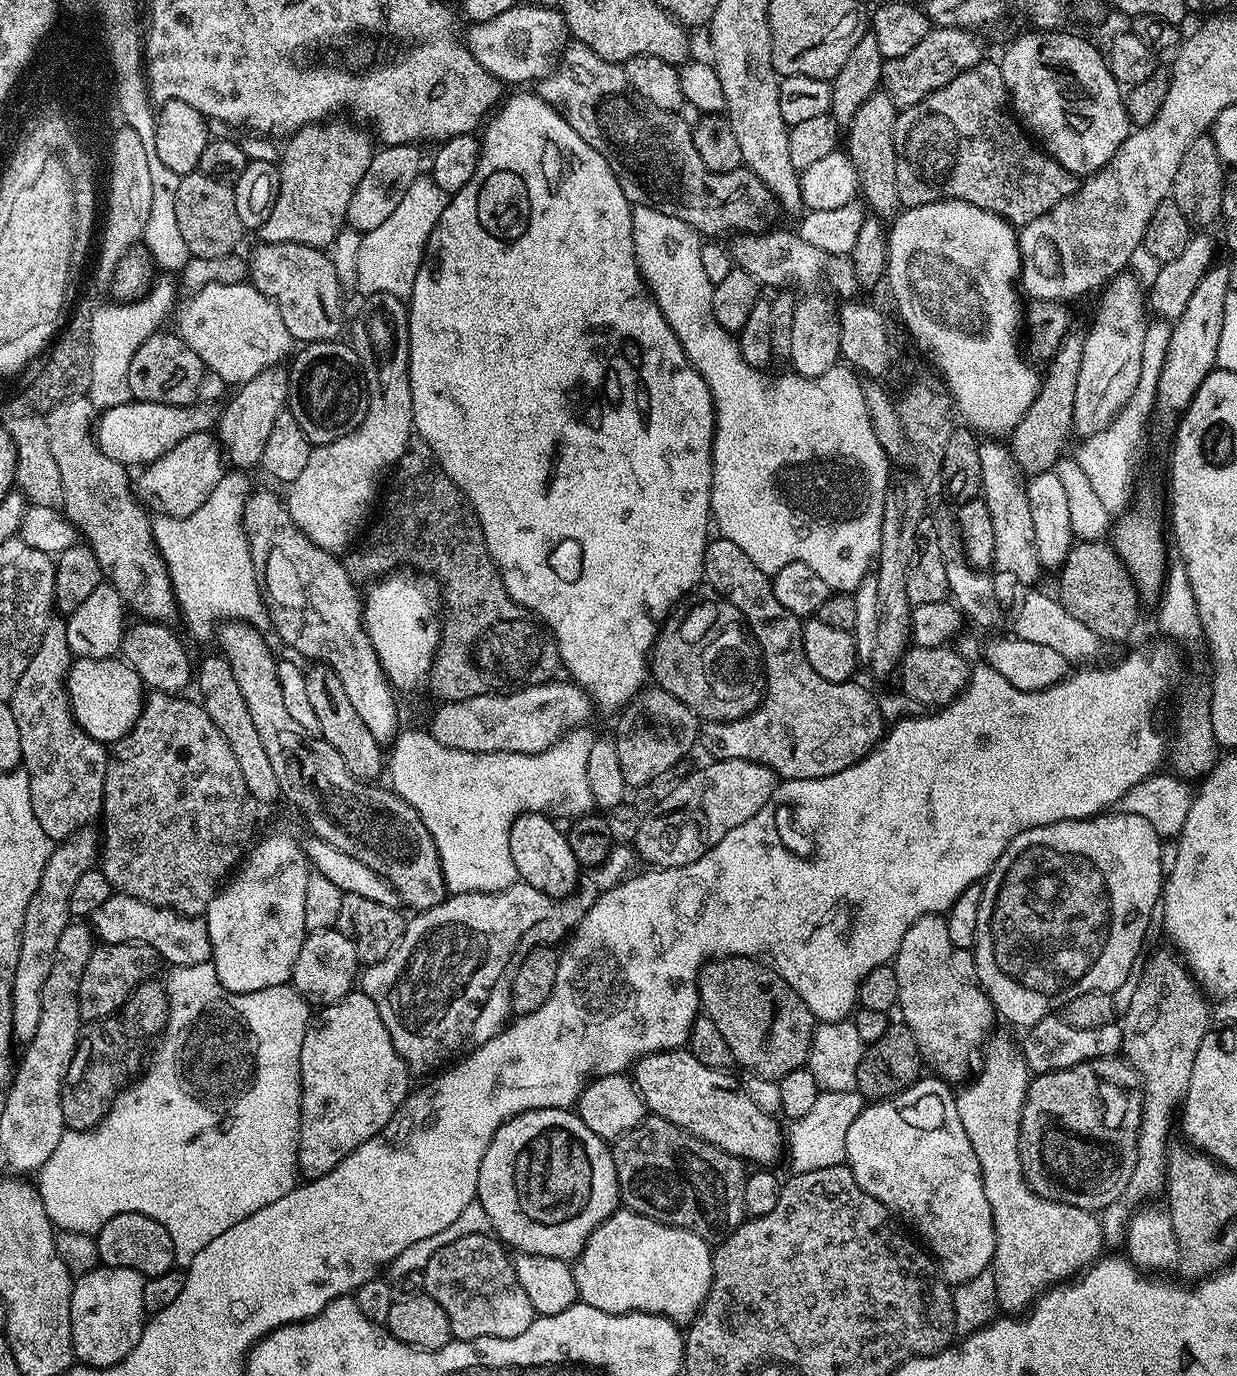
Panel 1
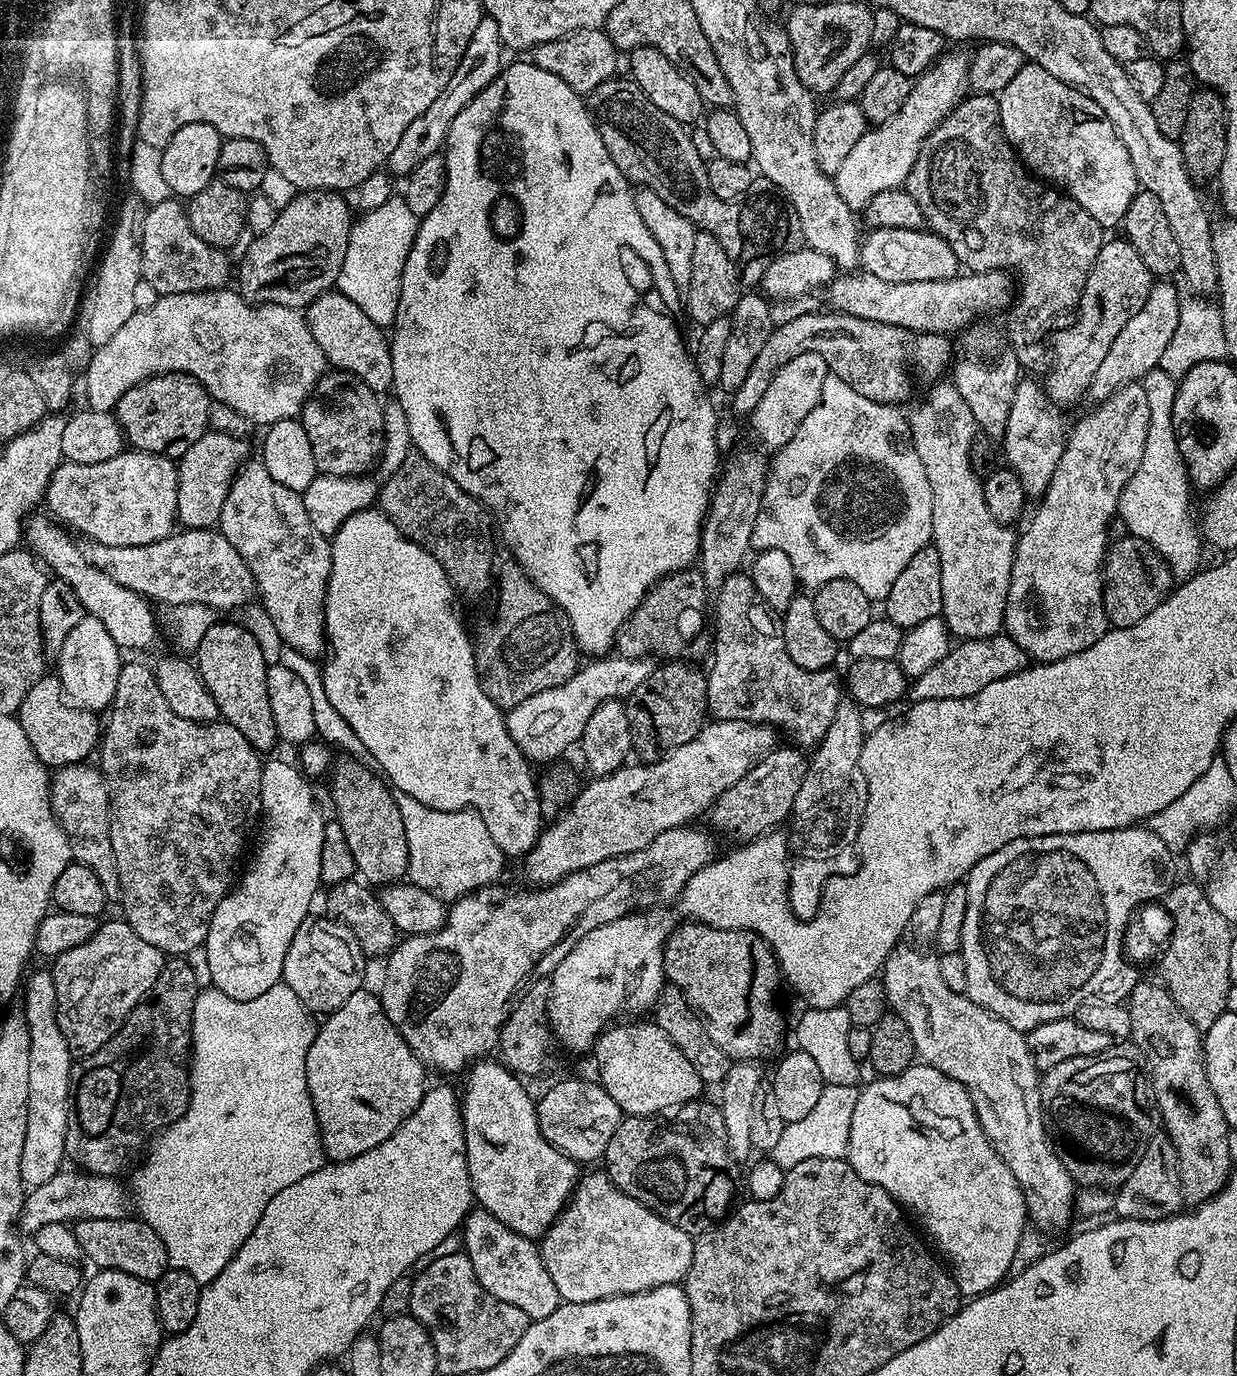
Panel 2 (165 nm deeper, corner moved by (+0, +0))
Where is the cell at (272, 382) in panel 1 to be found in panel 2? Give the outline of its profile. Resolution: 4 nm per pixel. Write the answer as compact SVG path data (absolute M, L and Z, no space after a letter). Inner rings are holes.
M209 430L205 432L202 441L204 452L191 448L186 450L184 456L179 457L176 469L178 474L176 518L184 528L215 529L219 525L226 494L230 494L230 486L249 459L246 441L247 439L230 433ZM220 441L224 444L220 444Z

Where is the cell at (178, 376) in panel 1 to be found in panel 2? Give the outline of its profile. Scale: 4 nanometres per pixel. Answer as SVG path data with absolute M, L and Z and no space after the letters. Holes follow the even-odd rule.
M163 372L161 376L151 376L136 384L116 403L114 415L124 432L124 439L137 452L149 452L159 456L179 458L186 454L186 450L196 448L203 441L205 432L209 431L208 415L212 397L192 376L184 372Z

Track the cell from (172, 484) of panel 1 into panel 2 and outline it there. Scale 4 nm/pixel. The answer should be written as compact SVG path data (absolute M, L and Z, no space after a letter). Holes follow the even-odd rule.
M125 450L106 462L69 464L61 462L50 478L46 497L46 508L61 525L89 536L89 541L106 546L146 546L172 535L177 527L178 506L177 461L170 456L159 456L149 452Z

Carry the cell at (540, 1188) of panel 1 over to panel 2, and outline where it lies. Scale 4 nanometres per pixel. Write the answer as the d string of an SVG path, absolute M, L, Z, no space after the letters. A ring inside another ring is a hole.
M481 1058L475 1061L463 1077L460 1120L464 1123L464 1157L468 1163L472 1195L479 1207L494 1214L494 1218L510 1226L510 1230L529 1238L540 1238L564 1211L582 1175L581 1165L546 1142L538 1126L536 1100L524 1089L525 1081L511 1068L493 1060Z

